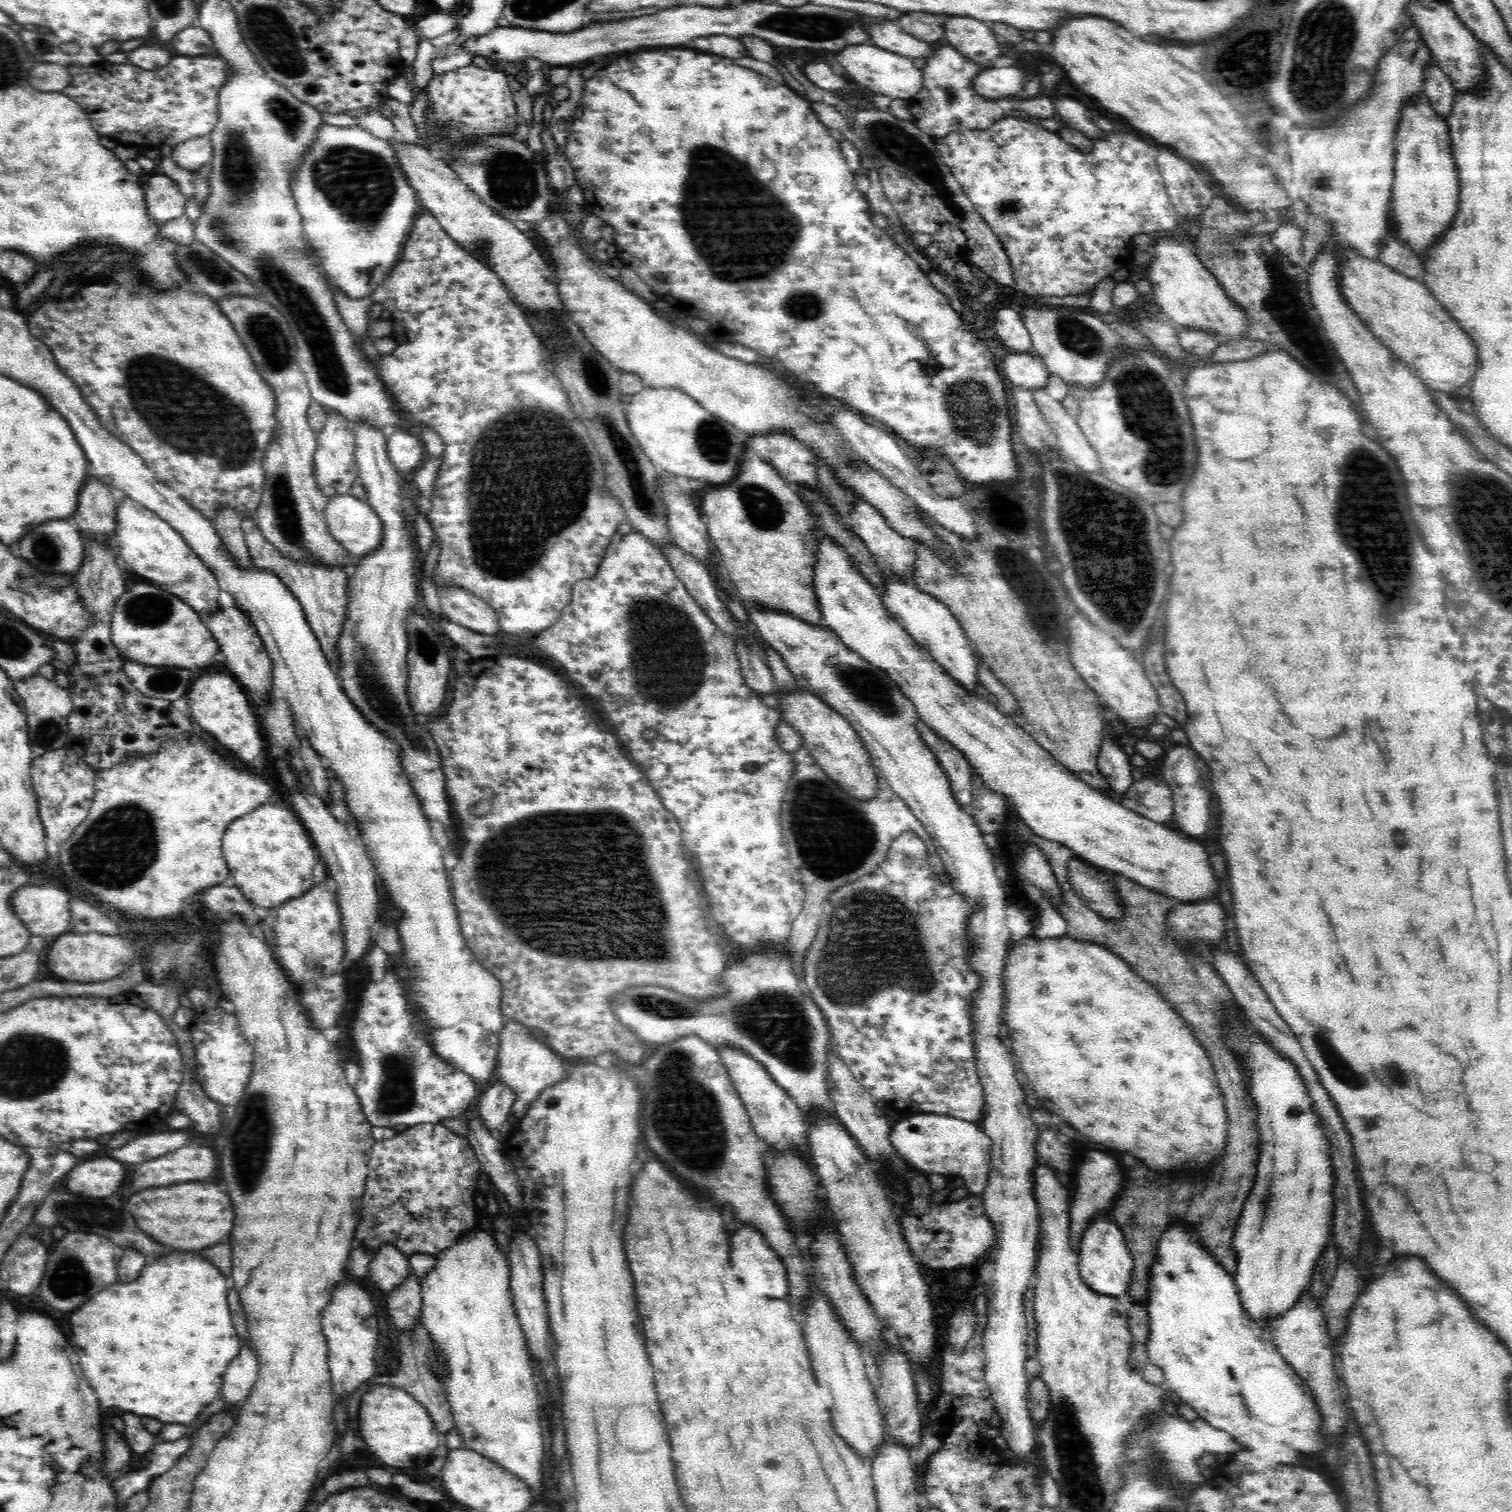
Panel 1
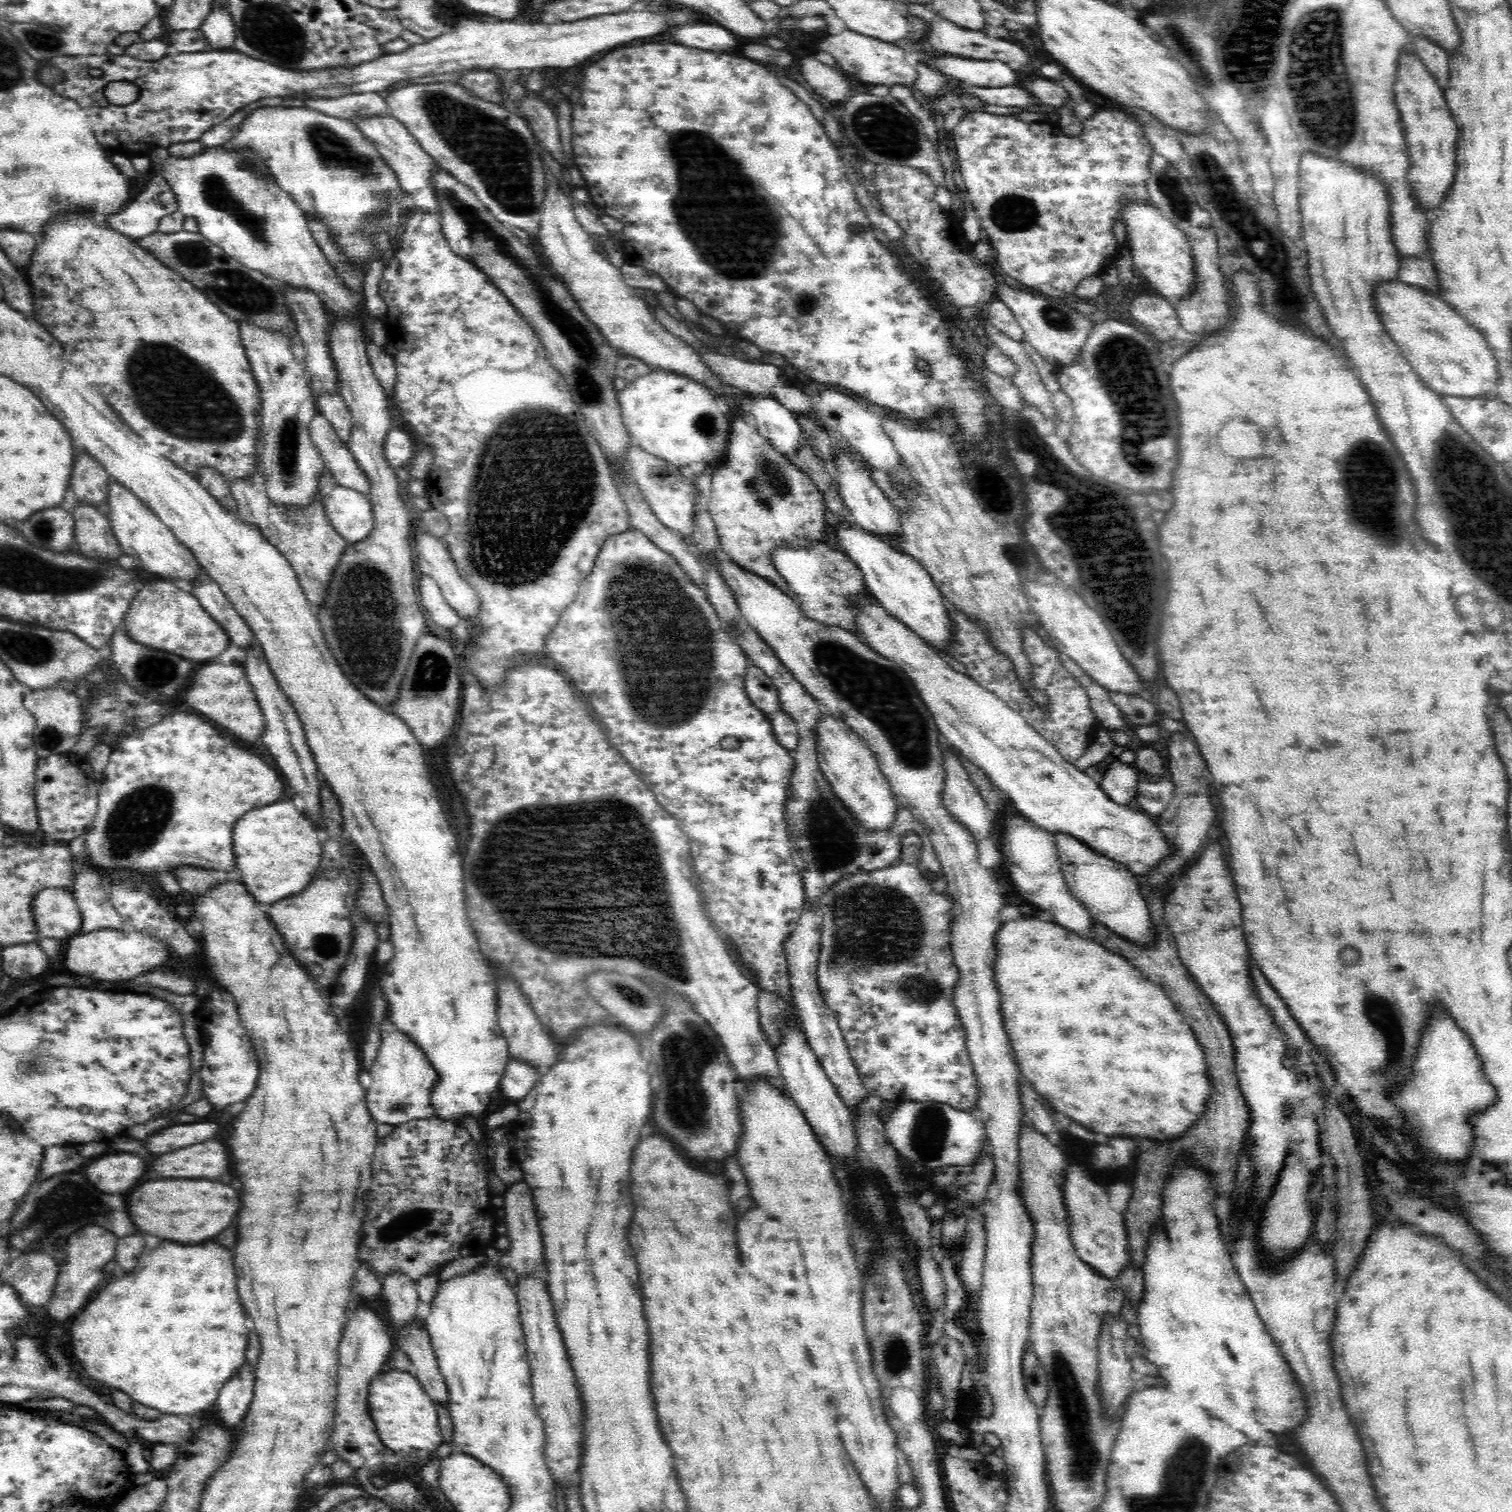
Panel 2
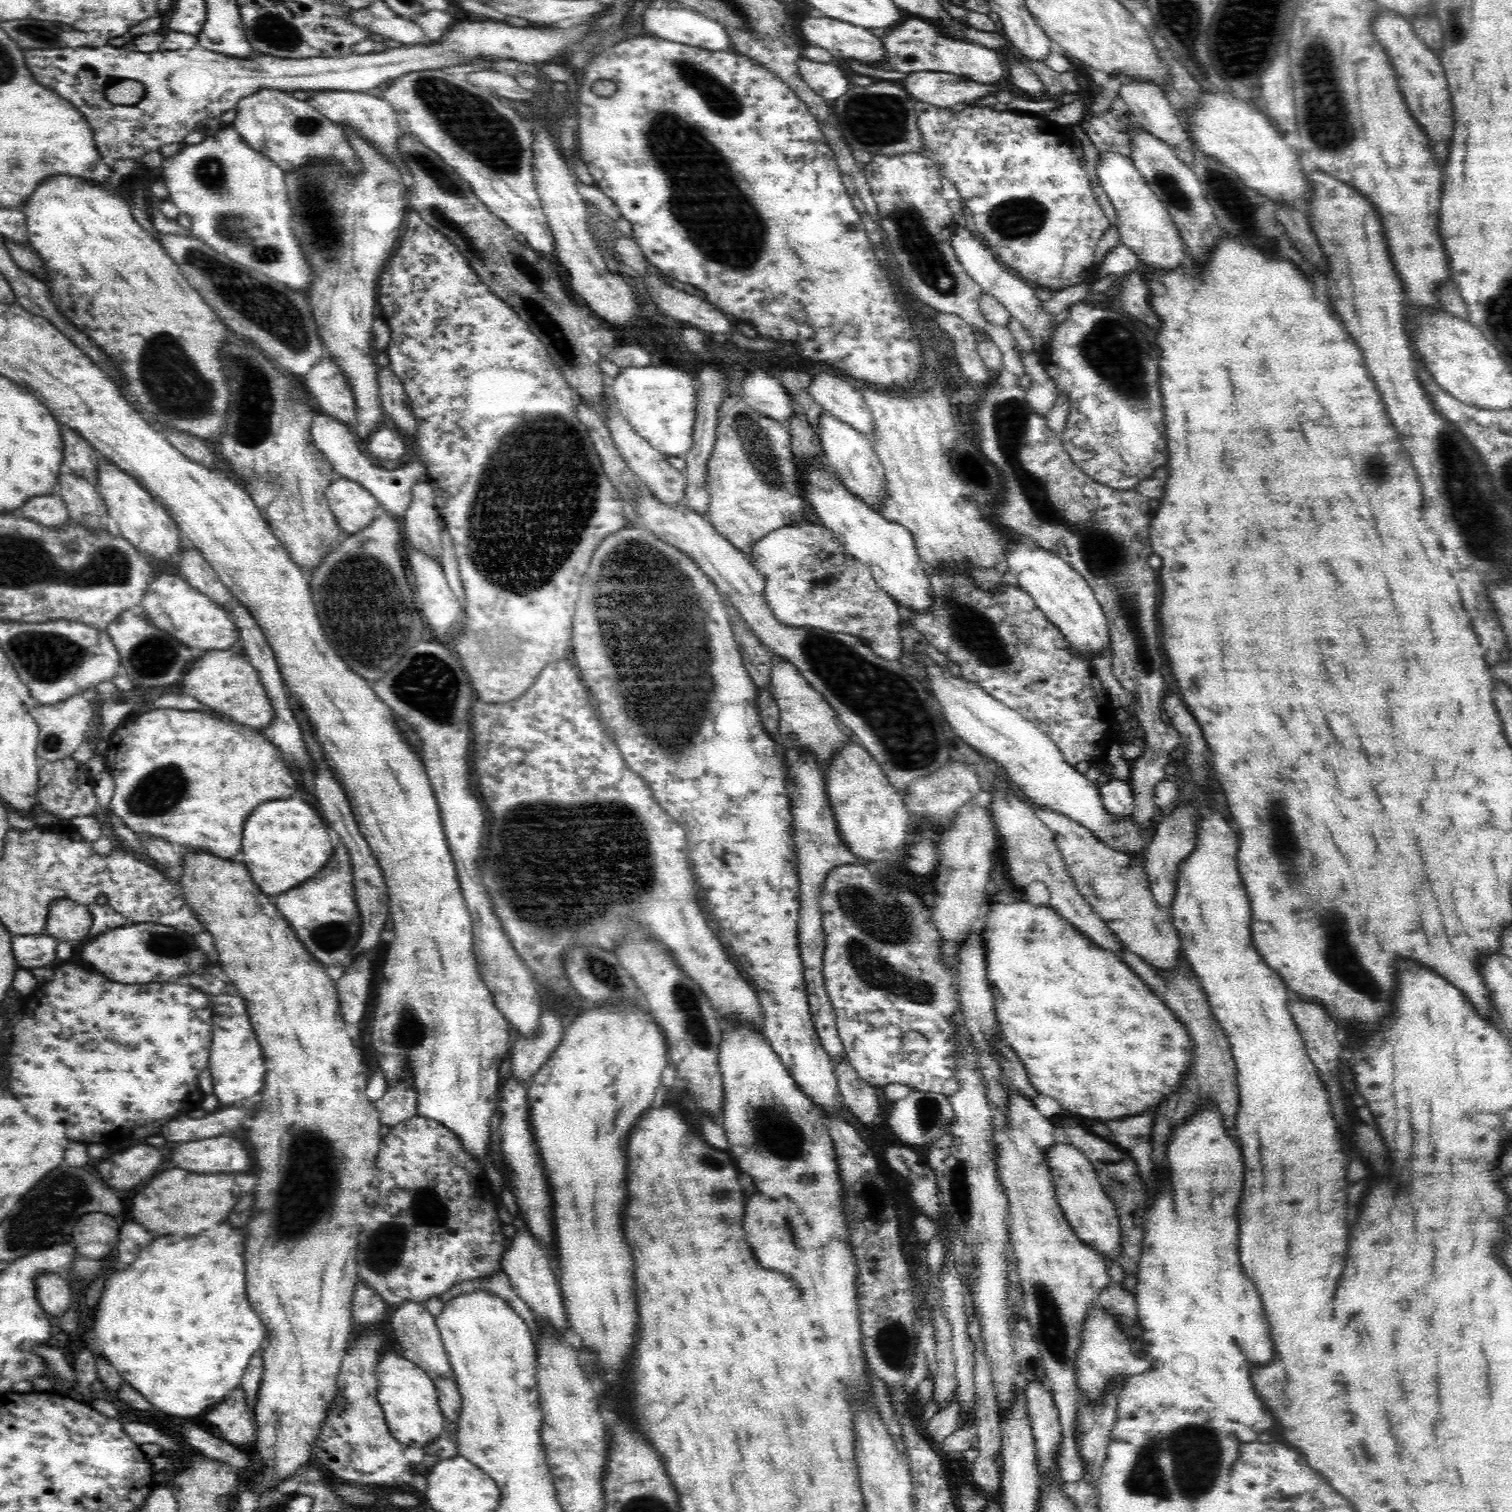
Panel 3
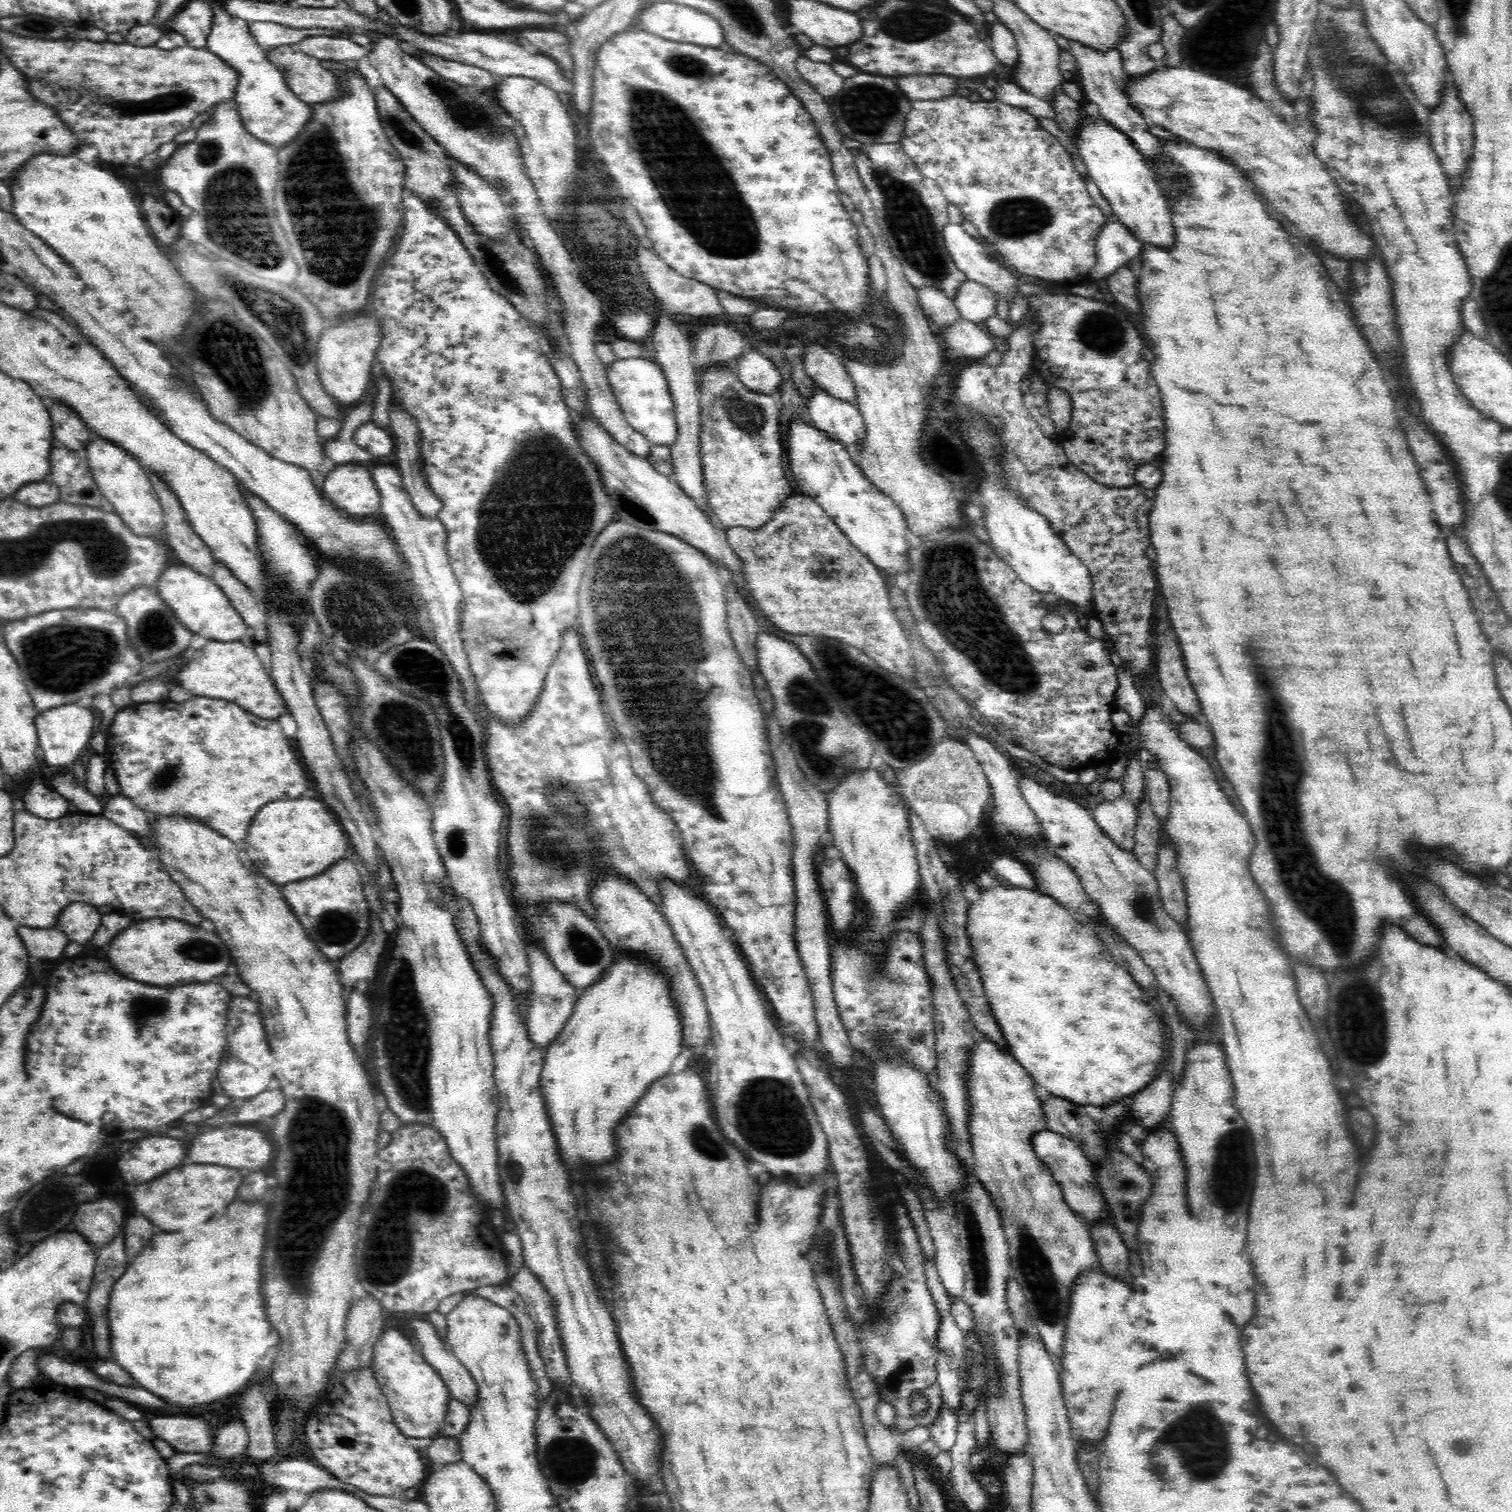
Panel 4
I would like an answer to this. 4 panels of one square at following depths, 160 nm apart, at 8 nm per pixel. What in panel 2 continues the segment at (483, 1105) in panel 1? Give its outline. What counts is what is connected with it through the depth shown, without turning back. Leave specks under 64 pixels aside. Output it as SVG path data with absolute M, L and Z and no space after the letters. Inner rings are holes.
M509 1061L498 1090L504 1100L518 1102L532 1090L542 1072L540 1069L532 1069L522 1063Z

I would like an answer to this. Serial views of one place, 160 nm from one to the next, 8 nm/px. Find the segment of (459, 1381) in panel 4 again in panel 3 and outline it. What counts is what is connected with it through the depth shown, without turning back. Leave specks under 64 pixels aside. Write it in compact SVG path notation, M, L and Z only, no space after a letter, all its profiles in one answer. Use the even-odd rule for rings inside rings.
M406 1300L404 1304L398 1305L394 1316L390 1320L392 1332L400 1344L403 1352L402 1357L414 1362L424 1369L430 1376L441 1376L454 1381L452 1368L449 1368L448 1356L444 1352L444 1343L441 1340L435 1317L426 1309L424 1303L415 1300Z

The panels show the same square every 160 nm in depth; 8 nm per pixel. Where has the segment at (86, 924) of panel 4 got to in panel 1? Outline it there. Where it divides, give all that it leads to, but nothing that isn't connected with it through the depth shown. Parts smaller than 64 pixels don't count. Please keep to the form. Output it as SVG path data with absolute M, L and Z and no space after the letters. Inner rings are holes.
M26 885L17 887L9 896L9 904L16 918L24 924L30 933L55 939L57 936L70 931L72 915L70 915L70 901L67 887L50 885Z

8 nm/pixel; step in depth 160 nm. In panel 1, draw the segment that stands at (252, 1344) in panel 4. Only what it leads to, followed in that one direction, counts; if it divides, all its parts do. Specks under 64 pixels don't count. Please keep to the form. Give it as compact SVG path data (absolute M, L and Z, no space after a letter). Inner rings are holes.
M172 1252L144 1268L136 1282L116 1282L72 1311L72 1340L88 1384L96 1390L100 1406L120 1408L140 1416L154 1416L162 1424L190 1426L216 1400L224 1370L236 1358L240 1340L228 1308L229 1279L206 1258Z

